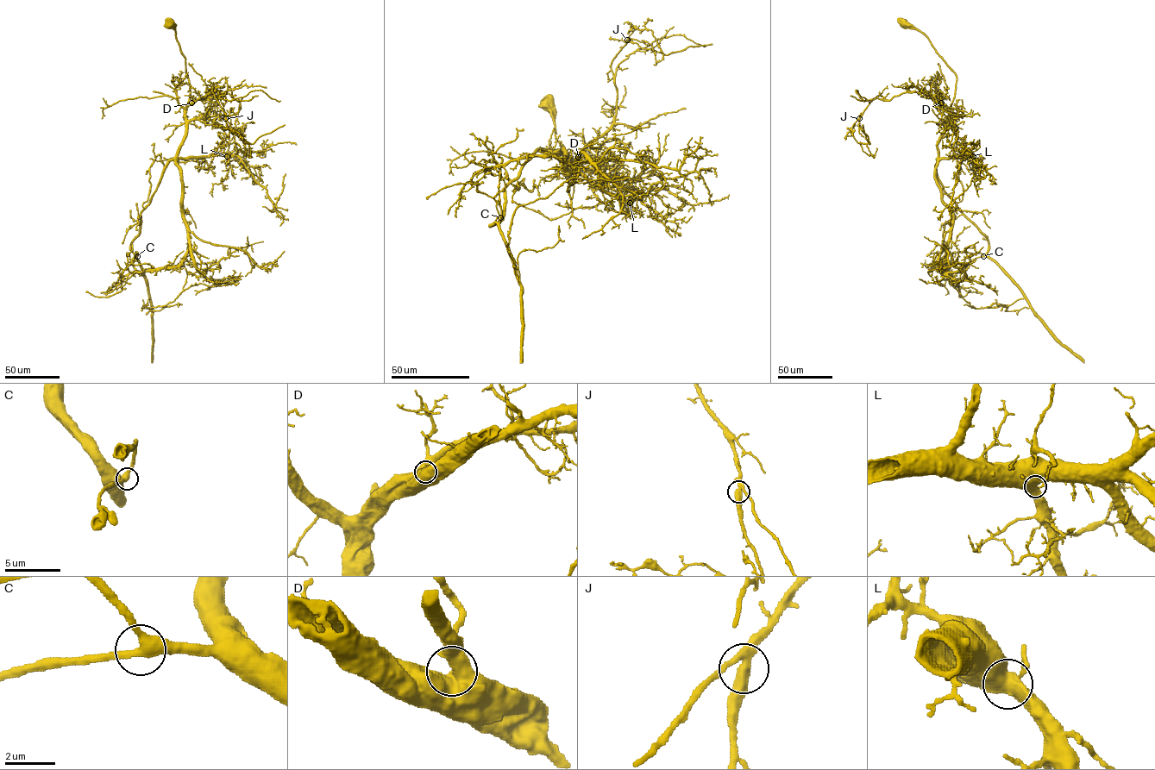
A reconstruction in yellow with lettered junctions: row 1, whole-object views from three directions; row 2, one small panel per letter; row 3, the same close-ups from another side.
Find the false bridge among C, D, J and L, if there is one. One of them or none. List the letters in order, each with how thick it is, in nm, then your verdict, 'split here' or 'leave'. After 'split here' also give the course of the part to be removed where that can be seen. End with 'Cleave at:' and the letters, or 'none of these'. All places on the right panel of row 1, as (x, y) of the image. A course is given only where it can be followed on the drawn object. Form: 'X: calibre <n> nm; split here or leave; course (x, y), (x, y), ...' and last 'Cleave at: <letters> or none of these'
C: calibre 380 nm; leave
D: calibre 600 nm; leave
J: calibre 400 nm; split here; course (859, 118), (859, 127), (865, 134), (866, 146), (874, 158), (874, 155), (869, 155), (862, 150), (860, 141)
L: calibre 550 nm; leave
Cleave at: J

